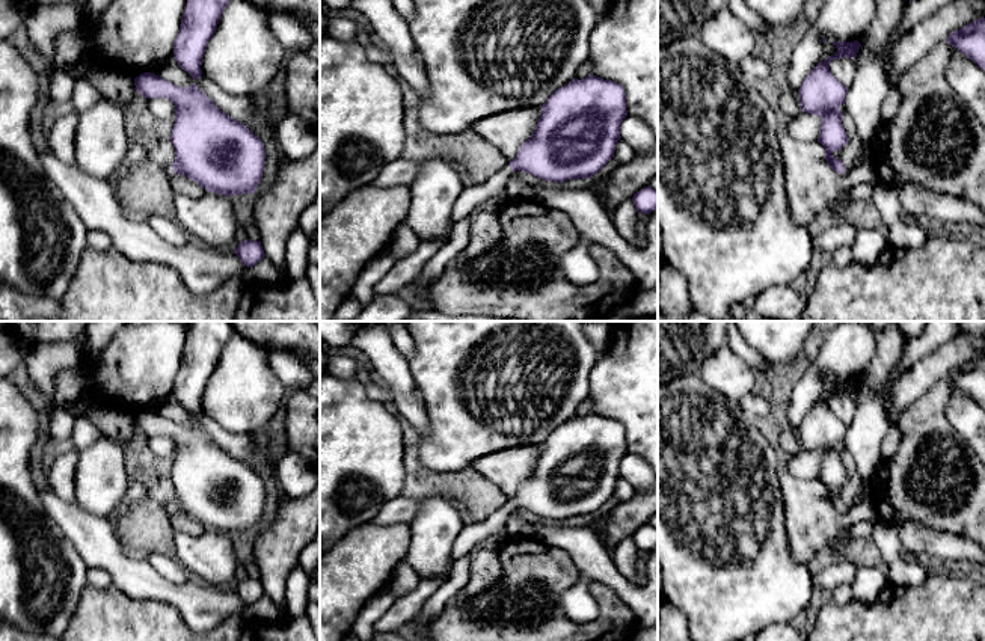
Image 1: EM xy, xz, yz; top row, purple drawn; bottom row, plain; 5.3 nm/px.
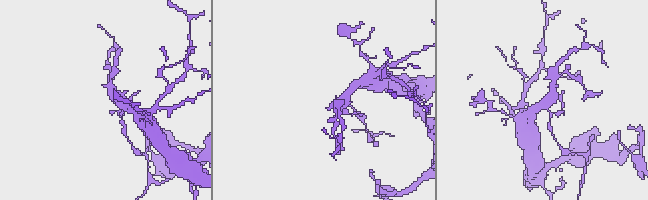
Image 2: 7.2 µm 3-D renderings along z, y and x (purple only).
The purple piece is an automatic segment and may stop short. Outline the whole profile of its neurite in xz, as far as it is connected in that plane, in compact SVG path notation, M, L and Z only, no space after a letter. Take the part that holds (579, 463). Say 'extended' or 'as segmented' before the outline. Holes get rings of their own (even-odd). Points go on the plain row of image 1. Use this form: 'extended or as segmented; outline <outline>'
extended; outline M593 412L573 416L542 443L535 468L522 481L516 496L489 519L463 526L451 544L451 560L505 532L516 508L551 520L591 516L614 495L620 462L626 454L621 422Z

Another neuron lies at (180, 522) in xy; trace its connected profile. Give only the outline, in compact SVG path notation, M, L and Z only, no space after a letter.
M173 511L170 514L170 525L172 525L173 532L184 532L193 537L205 532L207 529L198 520L186 516L184 513L178 513L178 511Z

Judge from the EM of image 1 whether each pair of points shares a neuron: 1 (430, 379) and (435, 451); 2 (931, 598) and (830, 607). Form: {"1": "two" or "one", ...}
{"1": "one", "2": "one"}

